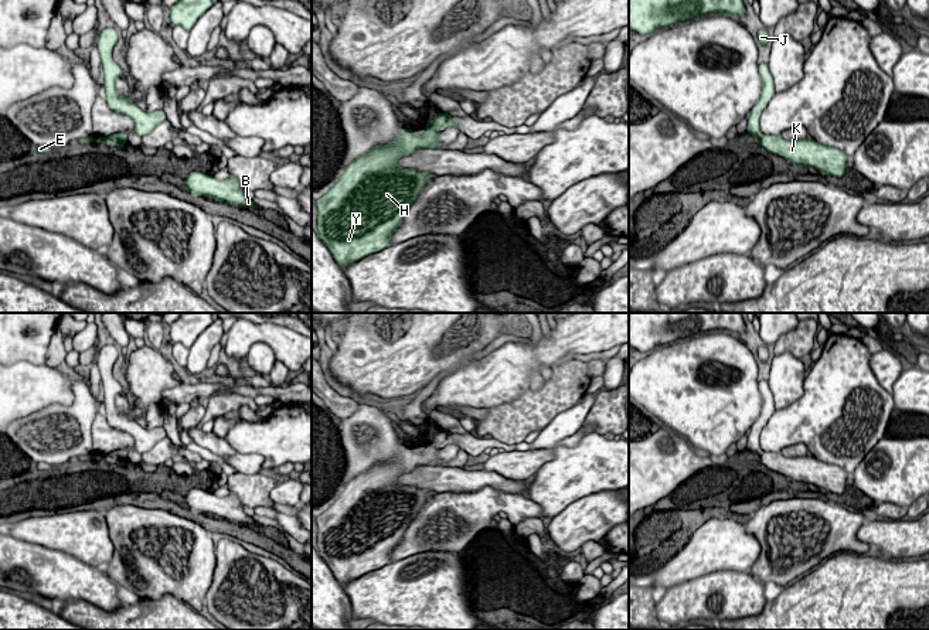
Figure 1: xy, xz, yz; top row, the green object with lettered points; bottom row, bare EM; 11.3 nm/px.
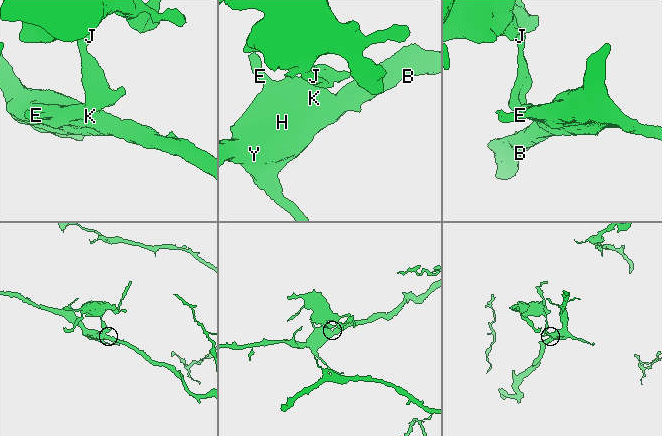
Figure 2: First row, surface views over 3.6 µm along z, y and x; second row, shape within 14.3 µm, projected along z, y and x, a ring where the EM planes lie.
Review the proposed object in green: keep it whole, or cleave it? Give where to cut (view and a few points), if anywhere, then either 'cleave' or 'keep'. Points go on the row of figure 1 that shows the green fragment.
xz (426, 126), (438, 132) | cleave

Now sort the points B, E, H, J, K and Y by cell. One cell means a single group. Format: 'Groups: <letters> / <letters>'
Groups: B E H K Y / J

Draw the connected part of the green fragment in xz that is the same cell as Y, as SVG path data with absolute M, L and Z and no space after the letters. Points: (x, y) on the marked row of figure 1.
M431 127L422 134L415 134L411 129L402 130L392 143L375 146L355 159L340 180L314 201L317 235L341 268L391 246L391 235L399 228L408 208L432 177L428 171L399 167L398 160L419 149L443 149L438 134L439 132Z

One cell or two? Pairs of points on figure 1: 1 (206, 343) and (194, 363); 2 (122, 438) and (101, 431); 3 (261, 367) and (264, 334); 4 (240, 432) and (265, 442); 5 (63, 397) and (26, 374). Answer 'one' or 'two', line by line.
1: one
2: one
3: two
4: one
5: one

